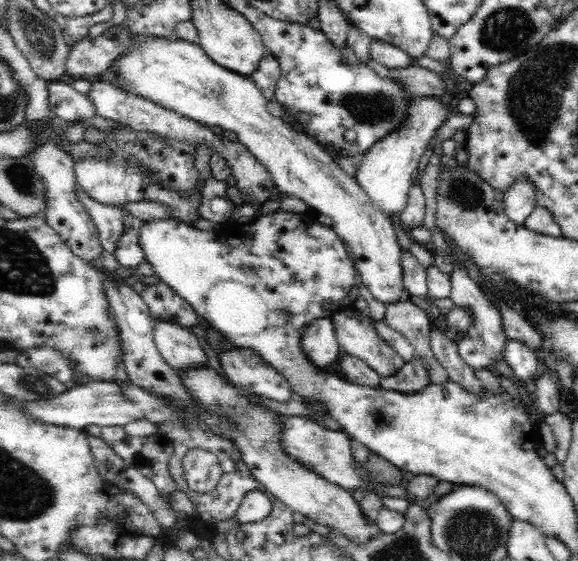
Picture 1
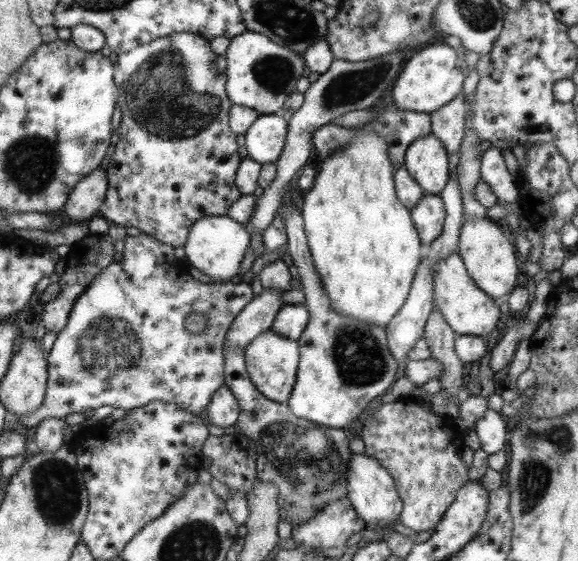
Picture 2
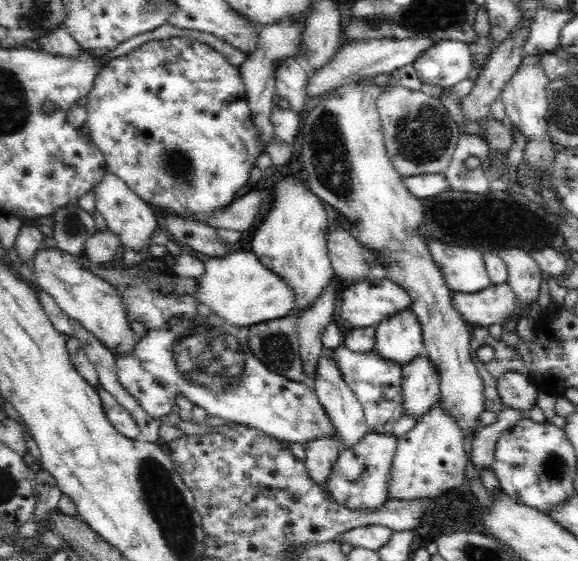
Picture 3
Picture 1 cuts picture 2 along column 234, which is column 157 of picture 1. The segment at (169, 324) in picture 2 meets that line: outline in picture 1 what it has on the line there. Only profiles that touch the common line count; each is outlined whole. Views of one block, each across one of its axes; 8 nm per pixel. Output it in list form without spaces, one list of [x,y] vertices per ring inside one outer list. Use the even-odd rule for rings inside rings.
[[[158,283],[146,286],[139,294],[148,305],[152,321],[164,319],[164,322],[176,323],[191,328],[199,323],[199,316],[190,303],[172,291],[166,284]]]

